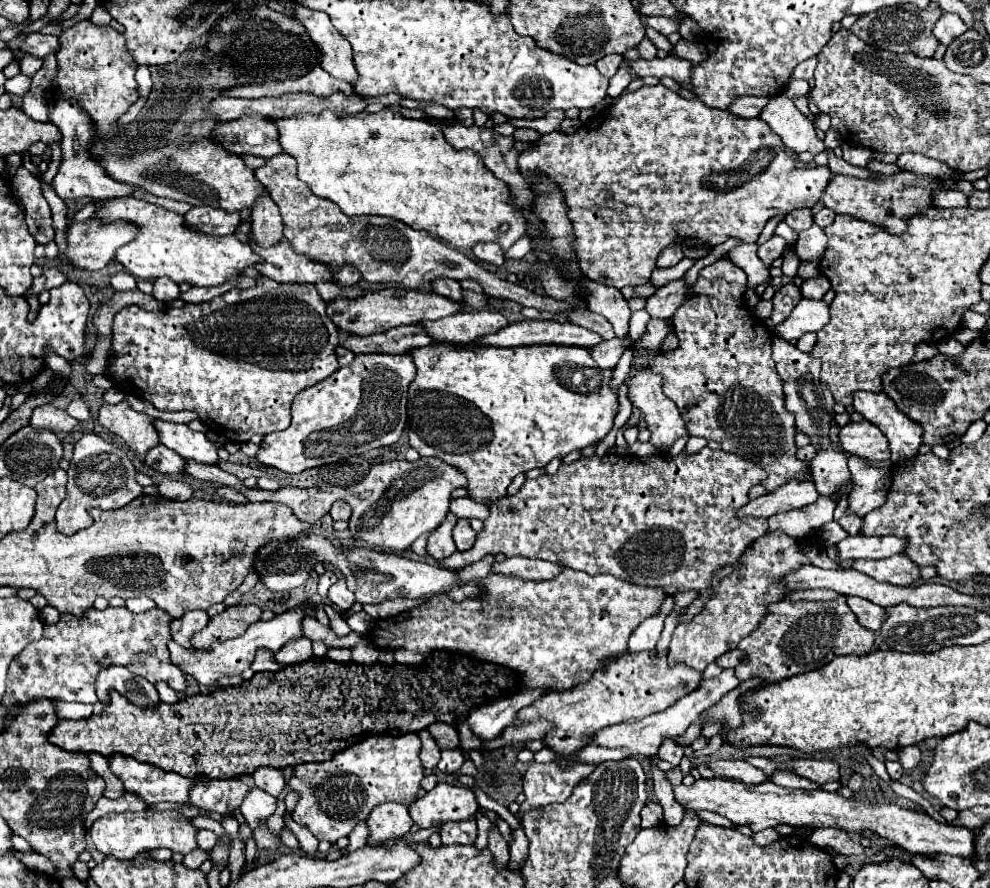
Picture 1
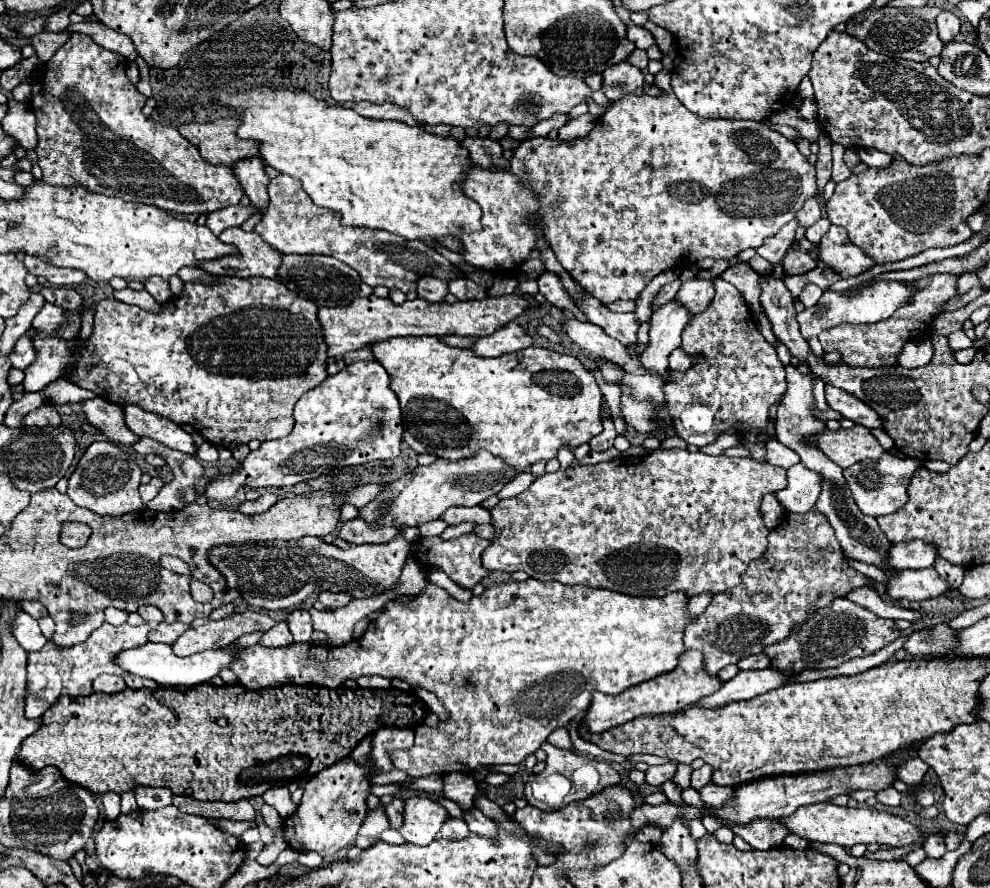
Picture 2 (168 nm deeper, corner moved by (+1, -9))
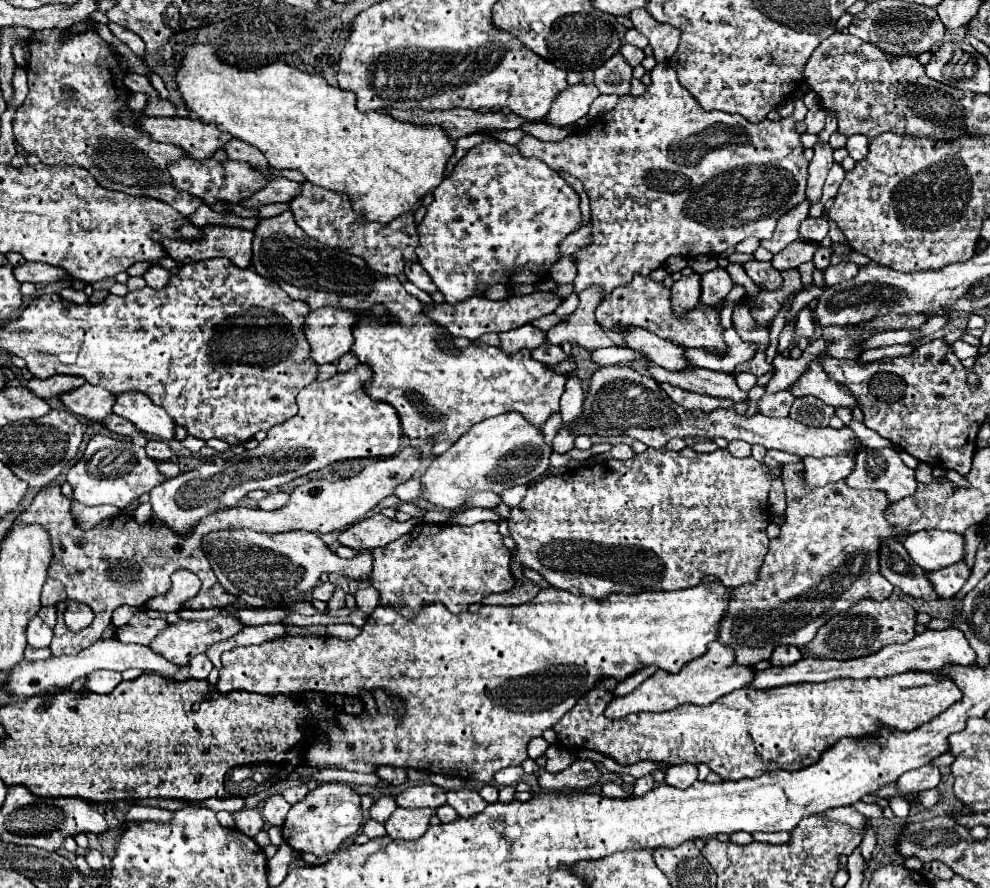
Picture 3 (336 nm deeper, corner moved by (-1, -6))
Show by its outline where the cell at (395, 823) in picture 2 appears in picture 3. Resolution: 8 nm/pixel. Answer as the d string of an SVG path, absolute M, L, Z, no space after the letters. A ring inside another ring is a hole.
M416 785L410 789L404 789L396 797L396 805L404 809L418 809L418 807L442 807L446 805L446 791L438 785Z

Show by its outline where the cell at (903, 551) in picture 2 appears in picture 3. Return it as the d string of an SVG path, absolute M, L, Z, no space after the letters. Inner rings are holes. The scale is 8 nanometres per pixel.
M918 531L906 537L906 551L924 571L934 571L962 559L964 537L952 531Z

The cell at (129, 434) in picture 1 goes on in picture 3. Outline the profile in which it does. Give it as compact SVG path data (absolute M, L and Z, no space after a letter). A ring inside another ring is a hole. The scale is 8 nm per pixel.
M82 385L70 393L60 395L60 399L72 413L98 423L102 423L112 413L112 405L116 403L112 393L94 385Z

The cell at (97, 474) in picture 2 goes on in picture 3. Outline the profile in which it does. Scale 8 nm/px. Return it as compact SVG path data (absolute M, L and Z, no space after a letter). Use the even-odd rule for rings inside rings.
M94 435L84 457L68 471L66 479L72 485L72 493L78 503L88 507L114 505L118 509L124 509L132 499L138 499L142 493L164 481L156 469L156 461L146 455L144 447L110 435Z

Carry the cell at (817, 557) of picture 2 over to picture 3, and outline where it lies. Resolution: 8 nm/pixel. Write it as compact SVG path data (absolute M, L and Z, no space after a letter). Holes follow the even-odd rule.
M790 463L782 469L786 487L786 521L780 535L770 541L768 553L754 583L728 589L728 613L720 619L720 637L724 645L732 645L736 659L742 665L756 665L770 657L778 645L806 645L814 639L820 625L836 613L848 611L858 599L884 601L892 593L892 583L878 569L878 547L886 537L902 537L906 533L894 531L886 519L886 495L880 491L860 491L848 487L844 481L820 489L806 489L802 483L802 463Z

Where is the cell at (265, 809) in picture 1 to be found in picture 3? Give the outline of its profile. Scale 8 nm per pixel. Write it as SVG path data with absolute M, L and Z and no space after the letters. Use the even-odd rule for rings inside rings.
M274 795L274 797L264 801L262 815L270 825L278 825L280 827L284 823L284 817L286 817L288 809L290 809L290 805L284 801L284 797L282 795Z

